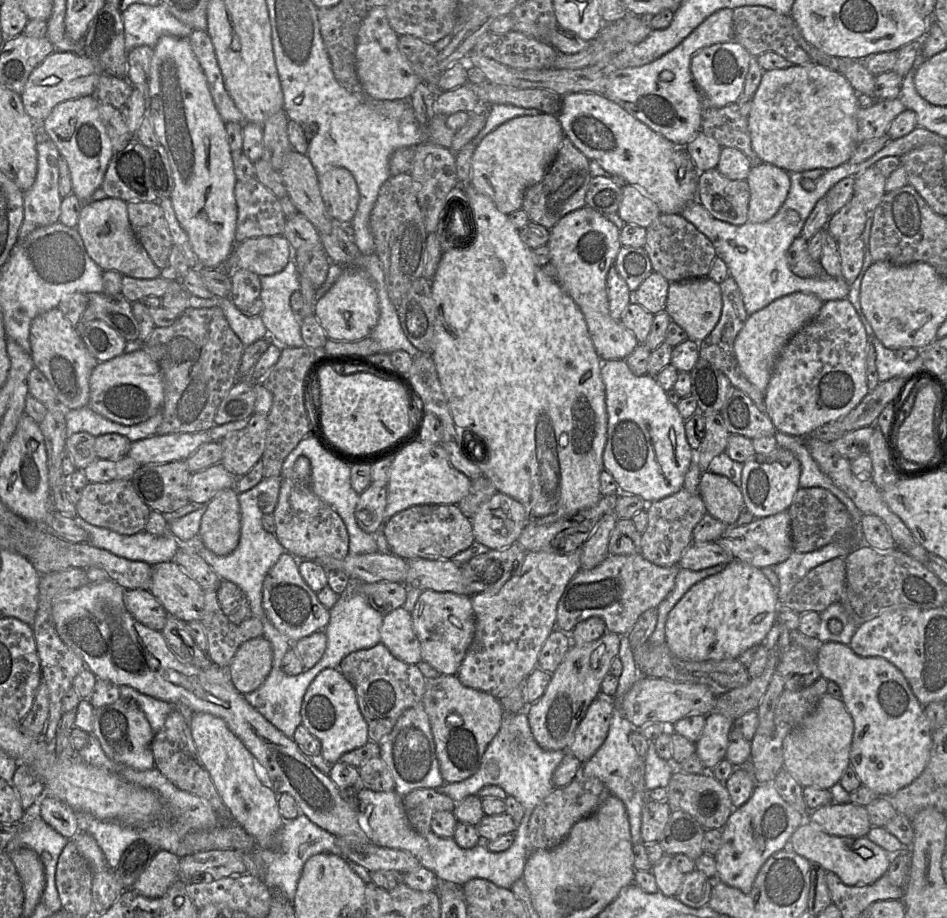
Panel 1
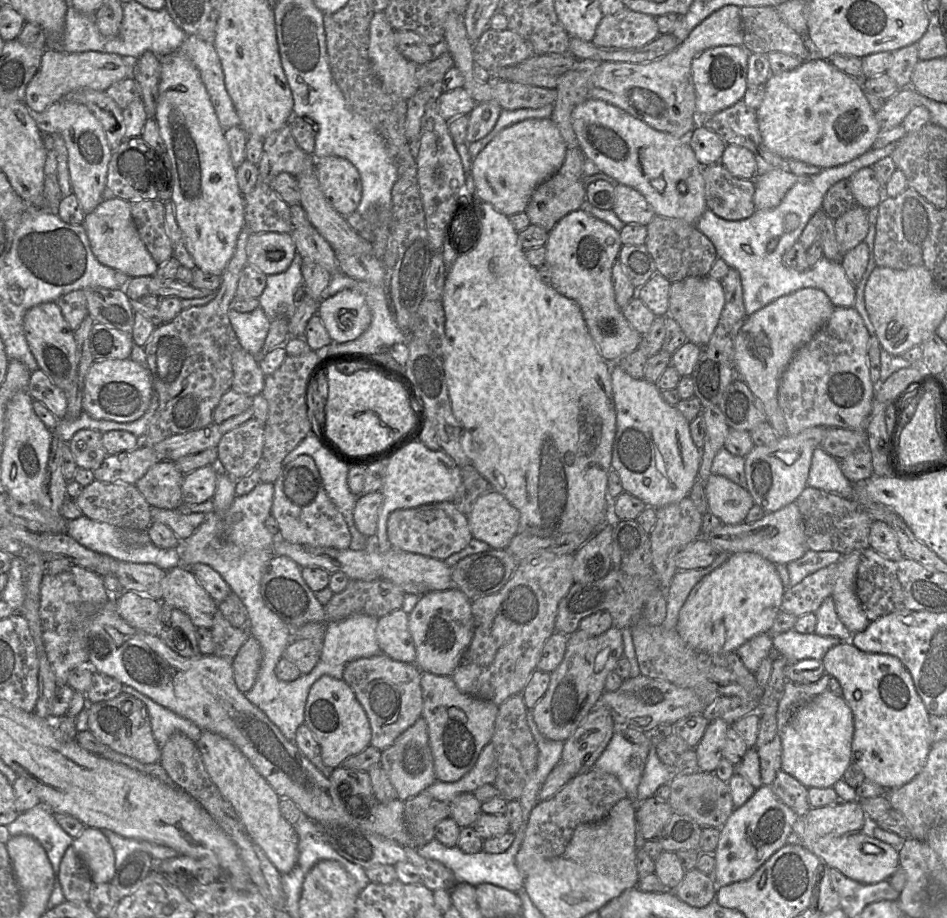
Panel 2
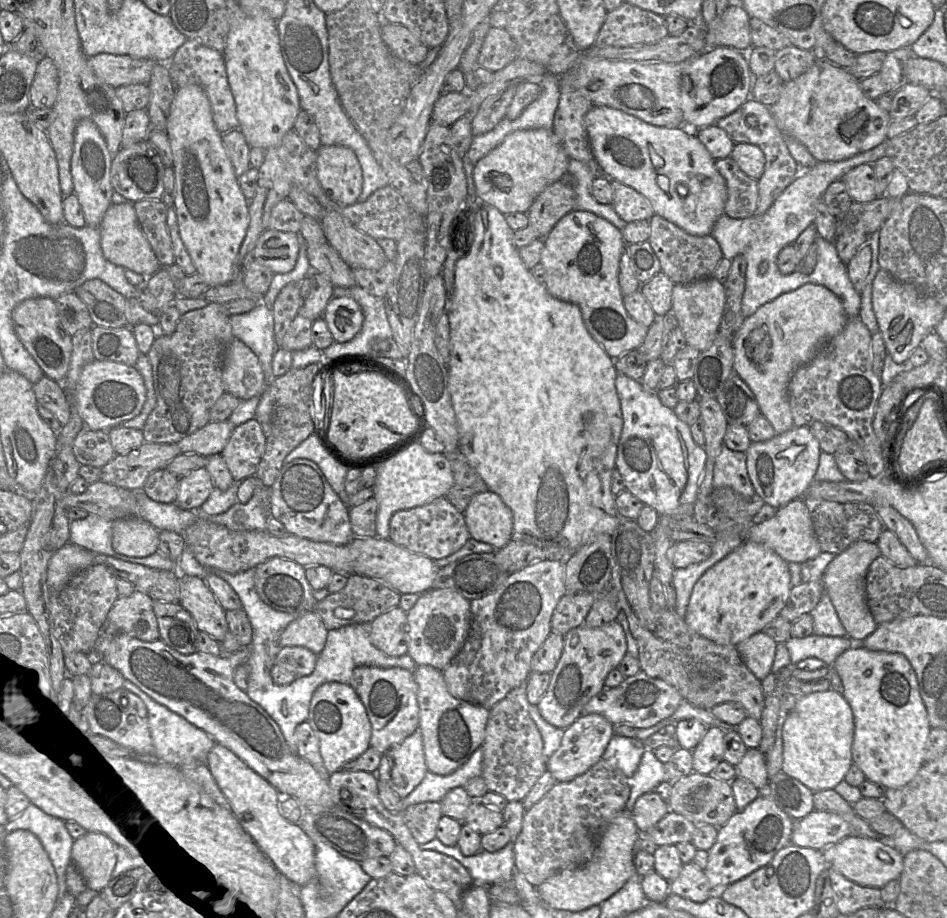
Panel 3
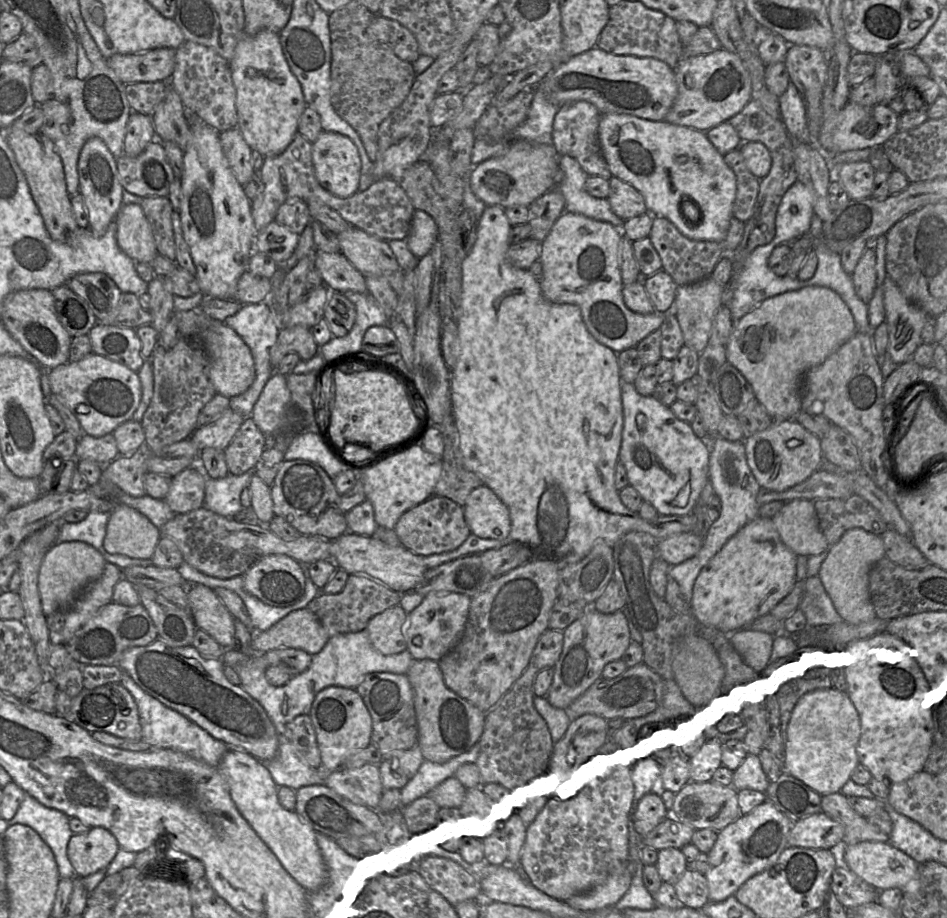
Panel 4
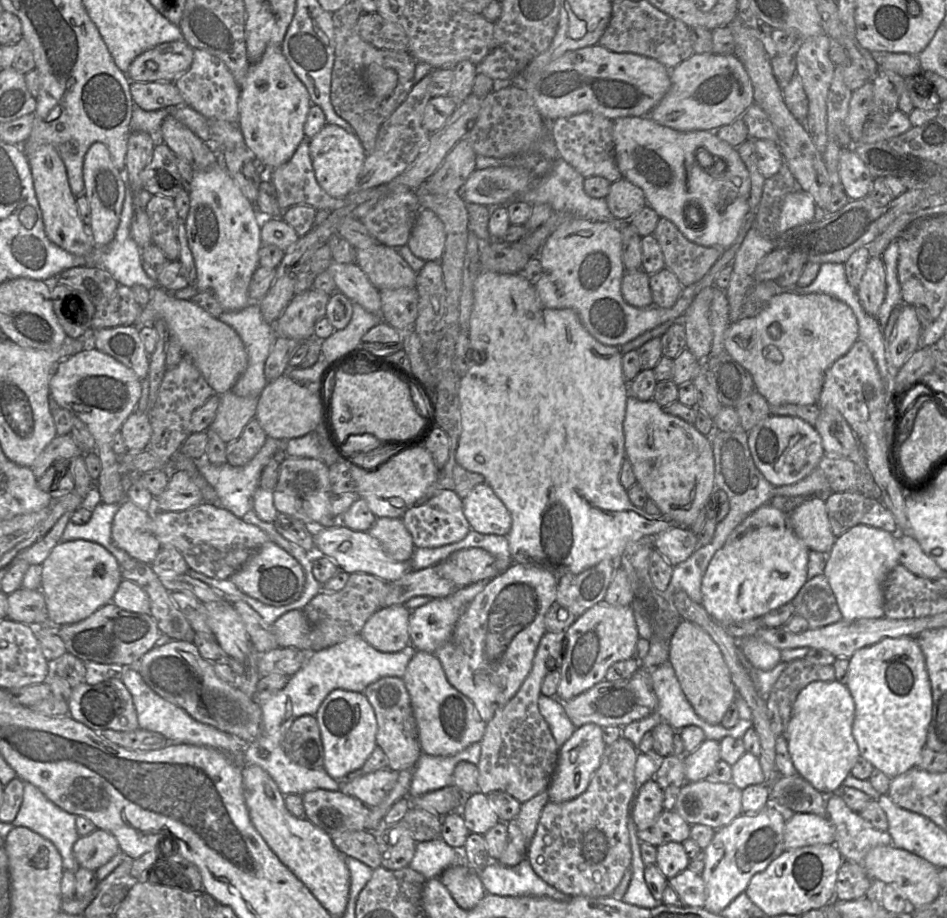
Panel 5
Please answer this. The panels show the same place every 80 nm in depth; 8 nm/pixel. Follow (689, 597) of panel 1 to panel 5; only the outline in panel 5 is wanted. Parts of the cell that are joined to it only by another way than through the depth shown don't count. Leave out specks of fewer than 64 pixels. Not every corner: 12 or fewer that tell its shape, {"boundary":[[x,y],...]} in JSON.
{"boundary":[[767,503],[715,553],[701,605],[762,618],[808,580],[810,550]]}

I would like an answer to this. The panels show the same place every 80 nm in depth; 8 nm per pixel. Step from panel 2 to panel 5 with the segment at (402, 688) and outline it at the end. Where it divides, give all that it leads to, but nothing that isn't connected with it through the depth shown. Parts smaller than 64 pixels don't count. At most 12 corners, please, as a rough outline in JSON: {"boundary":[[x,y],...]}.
{"boundary":[[402,678],[363,694],[388,768],[415,767],[423,754]]}

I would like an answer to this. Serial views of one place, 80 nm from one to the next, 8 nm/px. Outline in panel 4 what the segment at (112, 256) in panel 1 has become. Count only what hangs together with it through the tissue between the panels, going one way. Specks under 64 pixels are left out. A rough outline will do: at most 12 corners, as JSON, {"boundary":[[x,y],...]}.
{"boundary":[[122,205],[119,248],[134,262],[158,252],[141,206]]}

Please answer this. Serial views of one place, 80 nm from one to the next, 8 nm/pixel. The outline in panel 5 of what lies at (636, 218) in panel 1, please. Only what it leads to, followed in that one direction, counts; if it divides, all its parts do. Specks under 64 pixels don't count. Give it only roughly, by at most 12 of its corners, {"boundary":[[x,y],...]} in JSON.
{"boundary":[[625,178],[611,183],[606,201],[617,222],[647,205],[643,190]]}

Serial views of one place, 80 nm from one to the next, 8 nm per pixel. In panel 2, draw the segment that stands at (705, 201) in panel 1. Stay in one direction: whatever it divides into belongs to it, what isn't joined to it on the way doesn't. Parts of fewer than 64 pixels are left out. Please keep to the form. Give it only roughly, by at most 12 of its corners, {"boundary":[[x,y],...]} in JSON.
{"boundary":[[721,163],[704,166],[709,210],[739,221],[755,213],[755,183]]}

